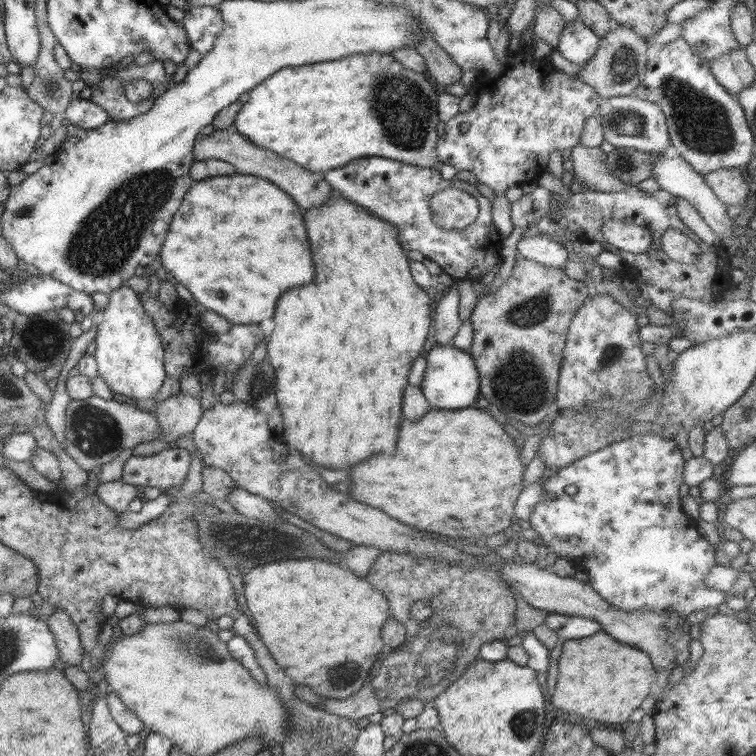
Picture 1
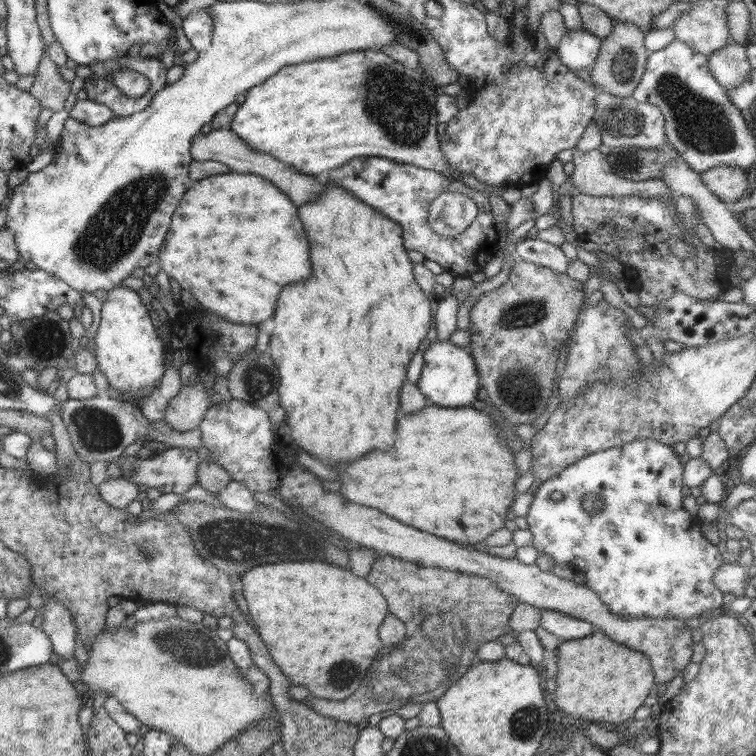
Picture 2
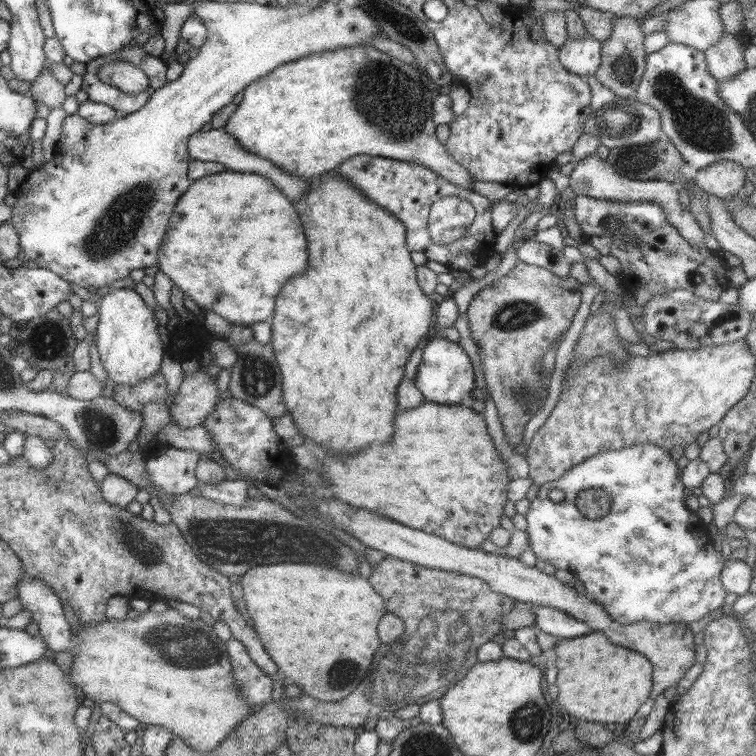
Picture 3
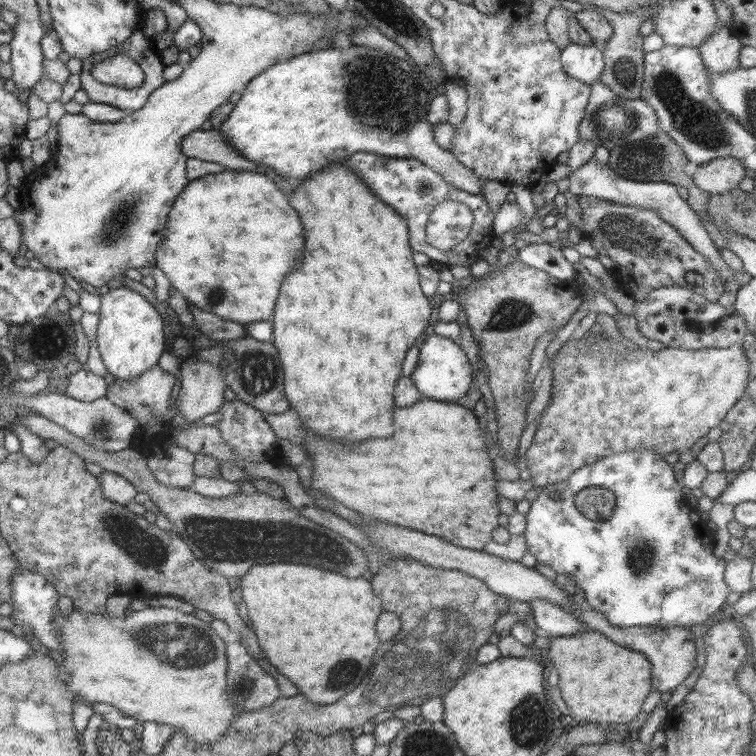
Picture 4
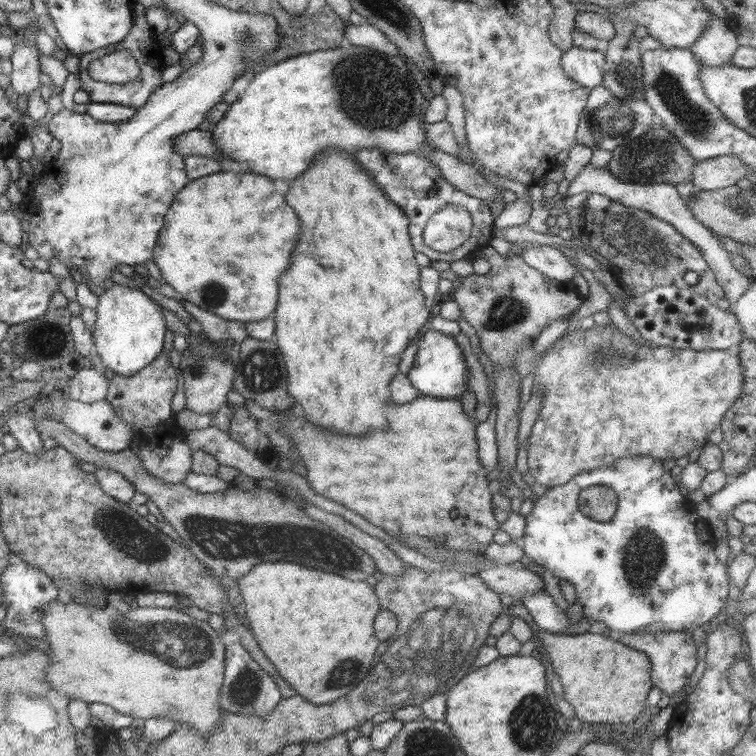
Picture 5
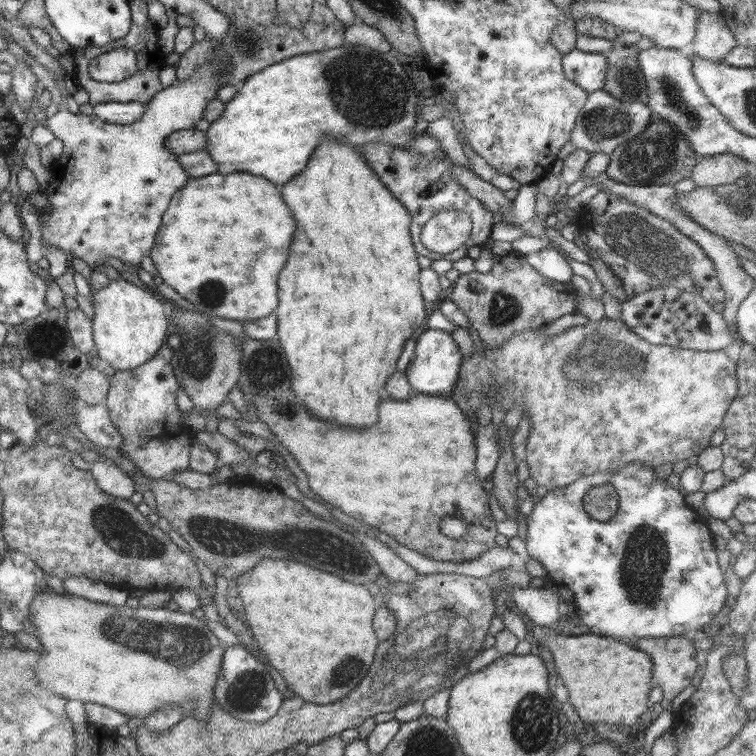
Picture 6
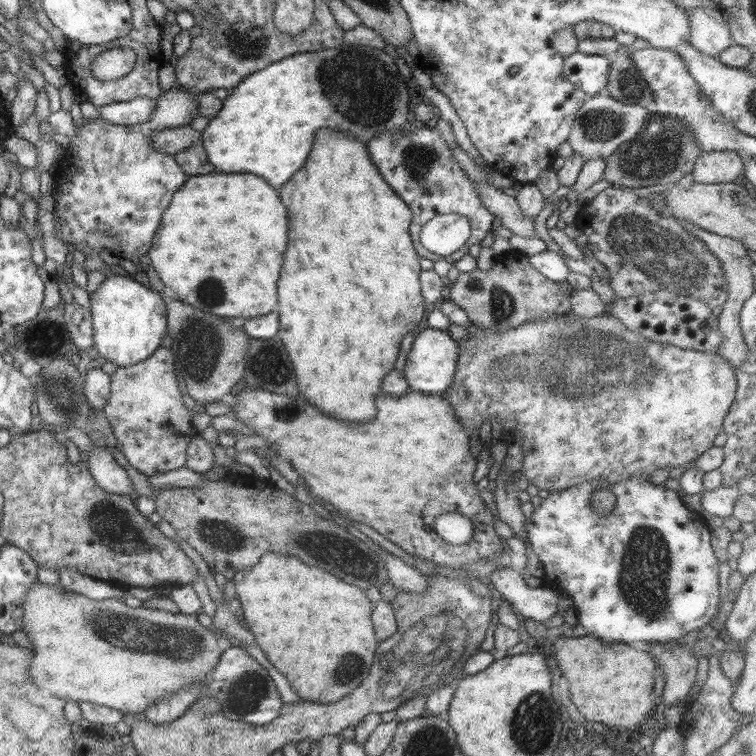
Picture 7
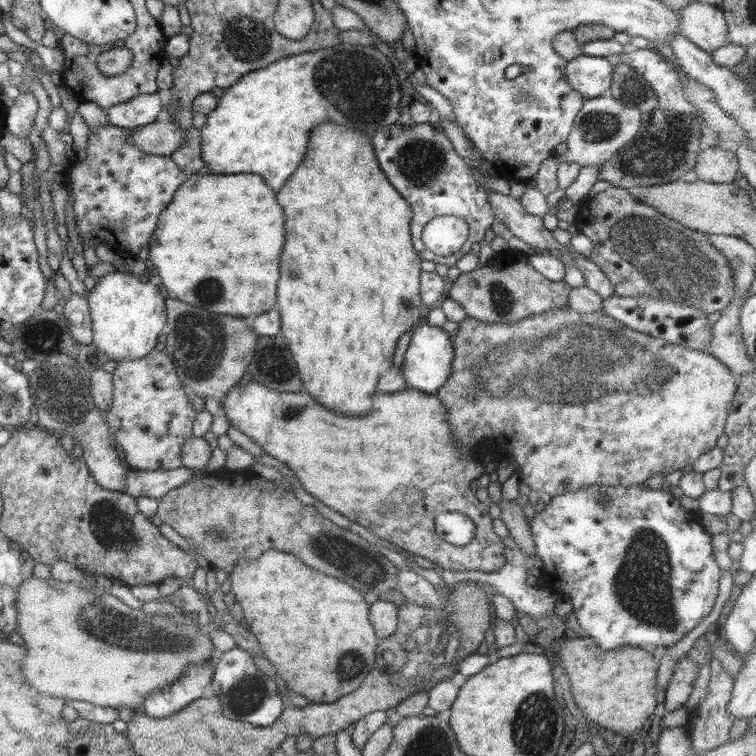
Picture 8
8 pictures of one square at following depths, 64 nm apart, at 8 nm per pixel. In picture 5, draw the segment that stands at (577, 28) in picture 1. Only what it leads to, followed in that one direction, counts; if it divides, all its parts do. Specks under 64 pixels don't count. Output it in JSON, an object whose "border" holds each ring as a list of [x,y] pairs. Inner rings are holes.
{"border":[[[572,46],[562,52],[561,69],[565,77],[570,78],[583,86],[592,89],[602,84],[605,59],[602,50],[581,49]]]}

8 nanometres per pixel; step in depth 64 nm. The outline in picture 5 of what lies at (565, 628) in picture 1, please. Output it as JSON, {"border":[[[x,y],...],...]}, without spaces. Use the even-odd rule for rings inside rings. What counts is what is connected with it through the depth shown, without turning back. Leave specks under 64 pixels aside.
{"border":[[[547,593],[529,594],[518,599],[531,615],[535,626],[551,634],[562,634],[570,625],[569,619]]]}

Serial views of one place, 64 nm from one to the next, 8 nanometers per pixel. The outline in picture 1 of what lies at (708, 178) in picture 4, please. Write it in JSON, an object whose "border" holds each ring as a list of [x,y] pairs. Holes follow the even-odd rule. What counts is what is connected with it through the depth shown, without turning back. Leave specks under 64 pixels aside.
{"border":[[[719,169],[702,175],[702,178],[726,207],[745,204],[749,192],[746,171]]]}

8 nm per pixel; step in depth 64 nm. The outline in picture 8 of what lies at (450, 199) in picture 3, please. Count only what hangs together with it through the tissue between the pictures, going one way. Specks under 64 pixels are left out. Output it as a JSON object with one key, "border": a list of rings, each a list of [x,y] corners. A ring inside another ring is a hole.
{"border":[[[453,215],[435,216],[425,223],[421,242],[437,256],[449,256],[461,248],[468,236],[468,226],[463,218]]]}

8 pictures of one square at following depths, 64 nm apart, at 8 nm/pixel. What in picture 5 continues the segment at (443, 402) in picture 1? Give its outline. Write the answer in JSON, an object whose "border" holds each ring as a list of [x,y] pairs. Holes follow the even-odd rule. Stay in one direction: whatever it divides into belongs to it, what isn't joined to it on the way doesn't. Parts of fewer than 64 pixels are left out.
{"border":[[[427,331],[420,337],[417,352],[406,377],[419,395],[435,399],[460,399],[465,388],[465,359],[454,341],[439,332]]]}

